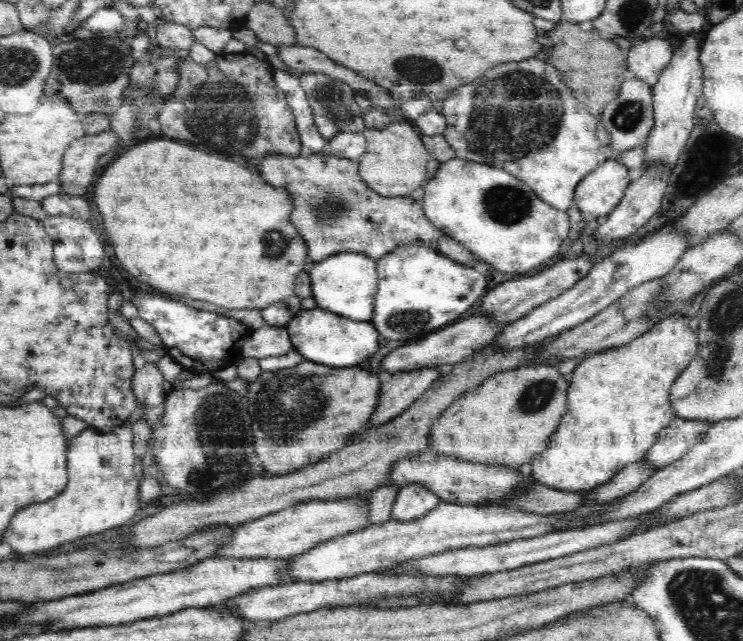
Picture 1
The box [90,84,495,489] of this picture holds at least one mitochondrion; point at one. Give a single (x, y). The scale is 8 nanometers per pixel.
(283, 412)

